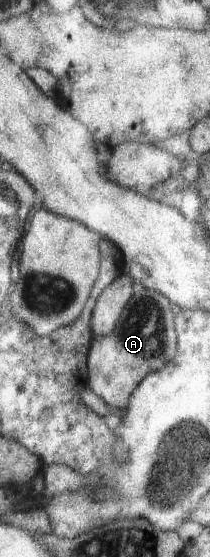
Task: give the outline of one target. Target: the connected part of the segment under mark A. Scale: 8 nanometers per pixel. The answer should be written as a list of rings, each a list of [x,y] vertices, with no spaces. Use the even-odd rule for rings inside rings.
[[[136,283],[135,297],[129,301],[123,313],[123,319],[117,325],[117,331],[109,337],[100,336],[93,340],[88,361],[90,387],[111,407],[127,410],[133,392],[148,379],[148,376],[165,367],[175,357],[177,331],[175,331],[173,305],[165,294]],[[159,329],[161,329],[161,335],[159,335]]]

